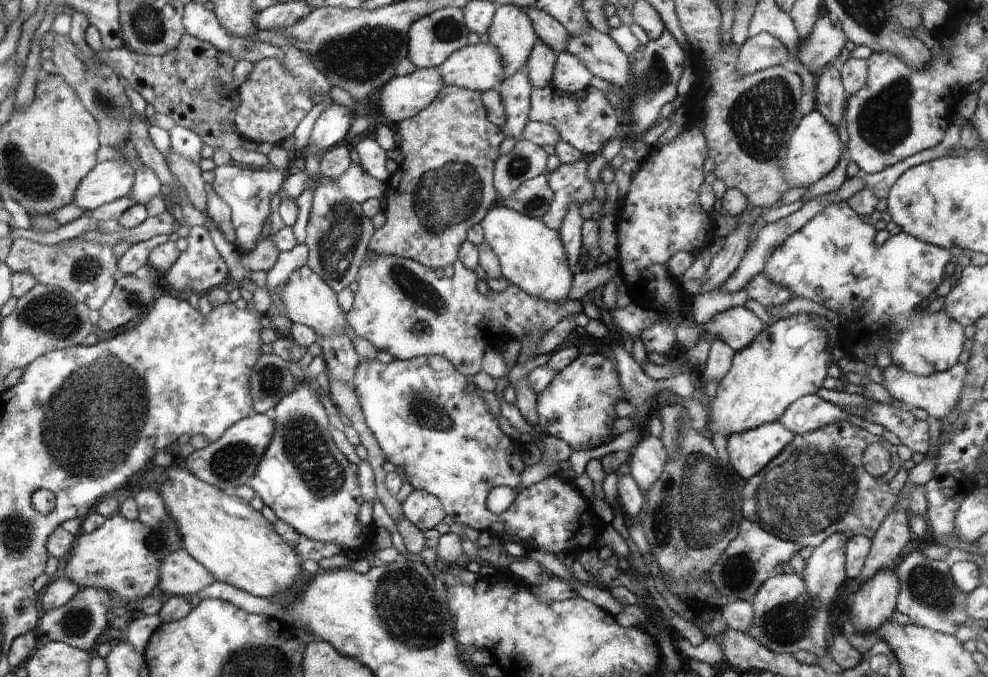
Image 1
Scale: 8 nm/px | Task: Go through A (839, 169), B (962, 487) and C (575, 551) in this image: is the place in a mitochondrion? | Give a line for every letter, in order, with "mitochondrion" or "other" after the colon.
A: other
B: other
C: other

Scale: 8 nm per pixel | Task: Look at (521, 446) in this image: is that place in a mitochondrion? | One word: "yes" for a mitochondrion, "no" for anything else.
no

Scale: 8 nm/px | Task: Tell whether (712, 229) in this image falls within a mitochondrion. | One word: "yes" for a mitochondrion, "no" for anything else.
no

